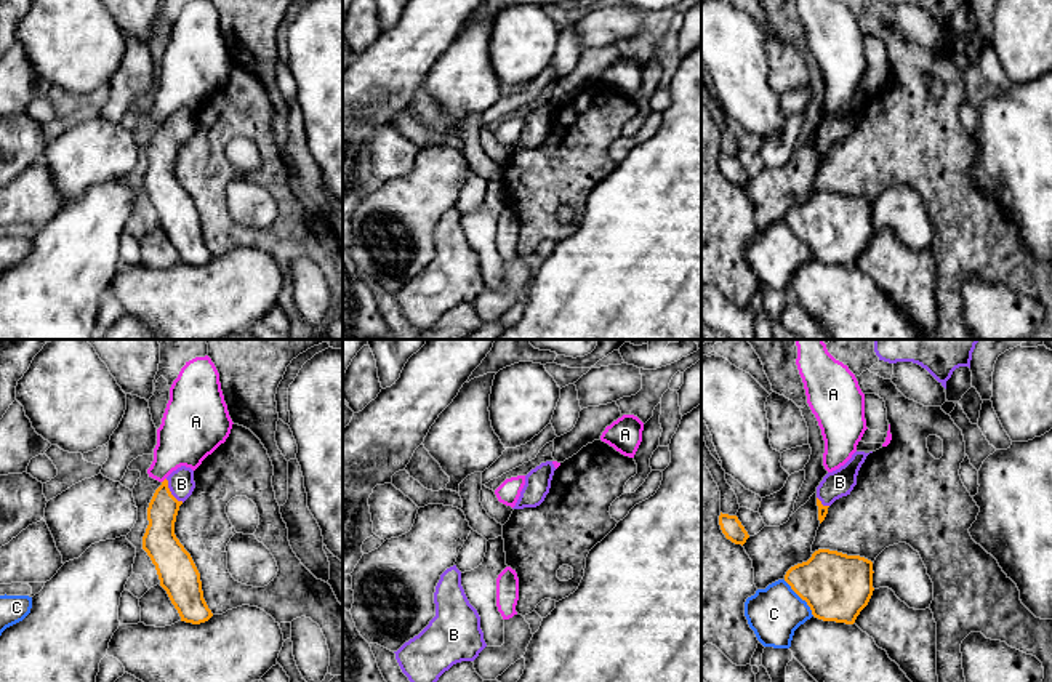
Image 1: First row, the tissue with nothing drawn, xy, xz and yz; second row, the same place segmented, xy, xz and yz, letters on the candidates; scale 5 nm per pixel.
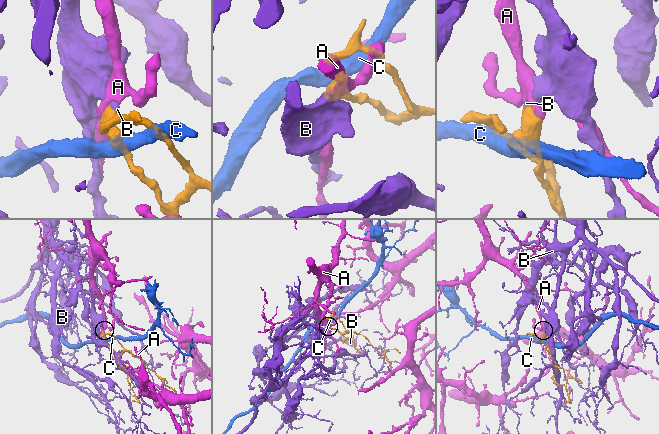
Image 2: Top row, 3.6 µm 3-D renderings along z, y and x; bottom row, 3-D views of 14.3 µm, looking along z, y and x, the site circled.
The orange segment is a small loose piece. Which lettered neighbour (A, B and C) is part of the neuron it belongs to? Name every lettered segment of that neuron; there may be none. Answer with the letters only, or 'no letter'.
B

